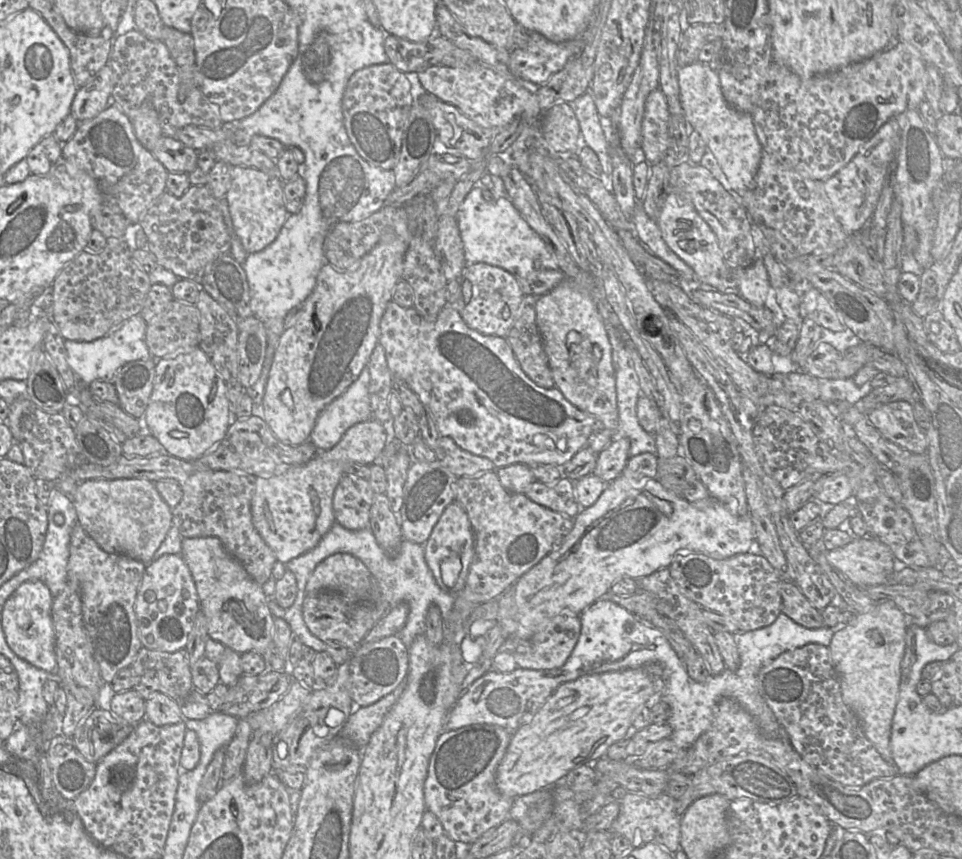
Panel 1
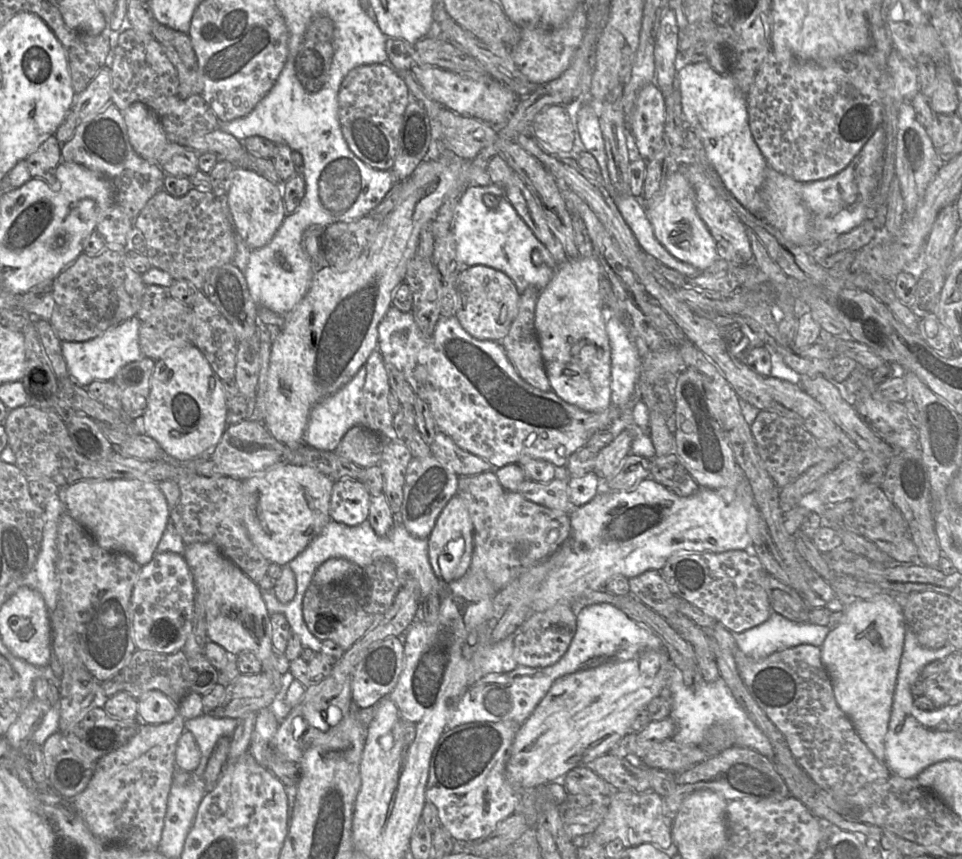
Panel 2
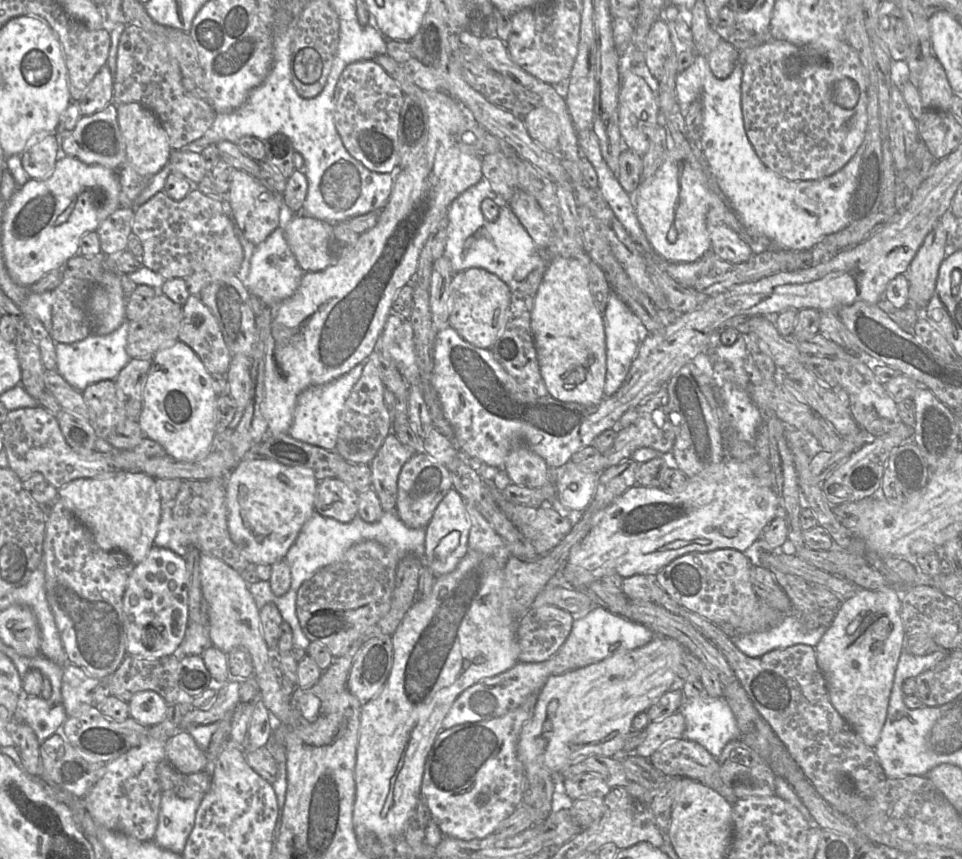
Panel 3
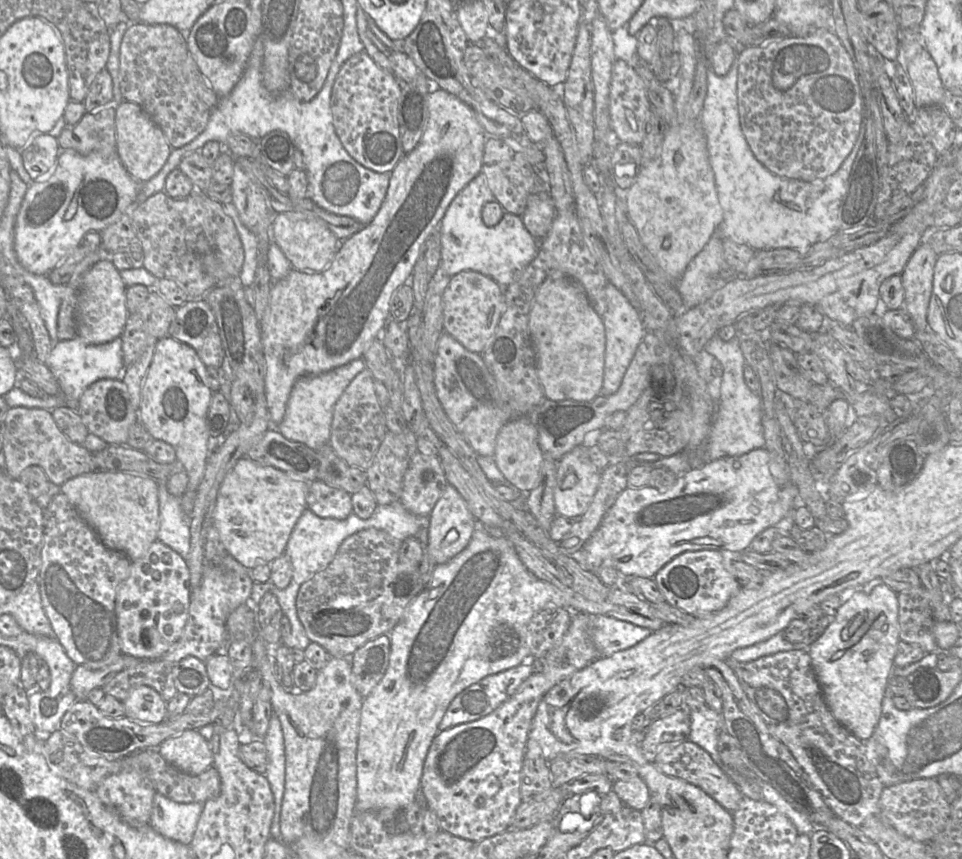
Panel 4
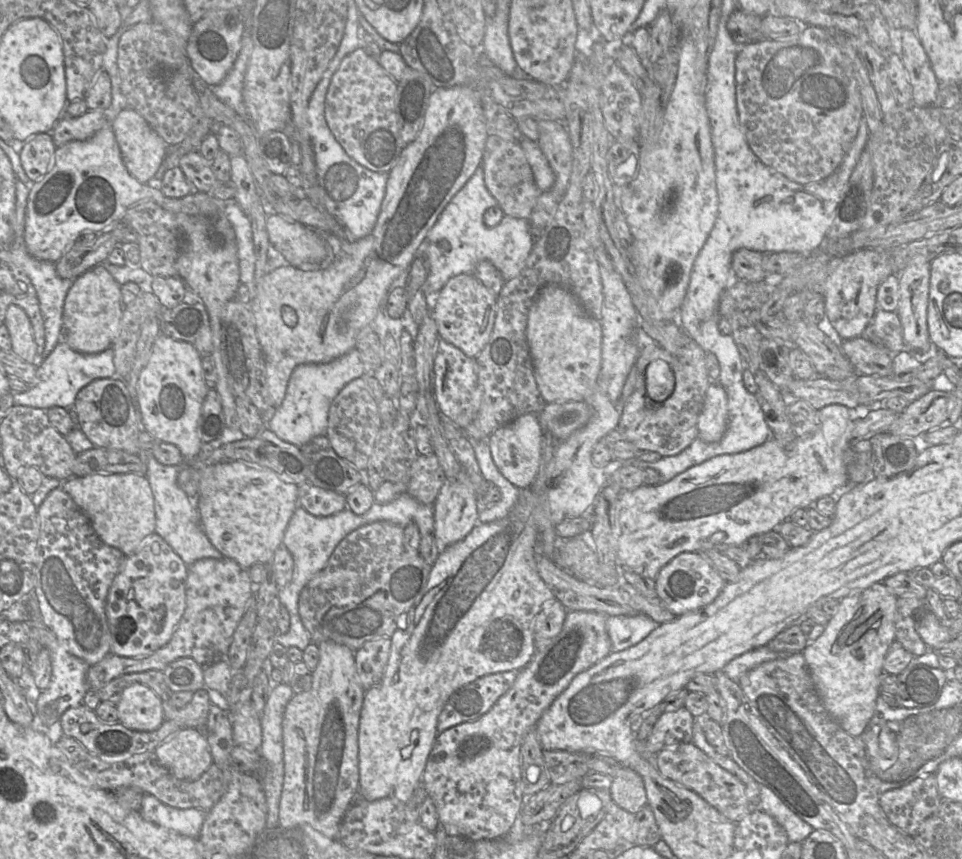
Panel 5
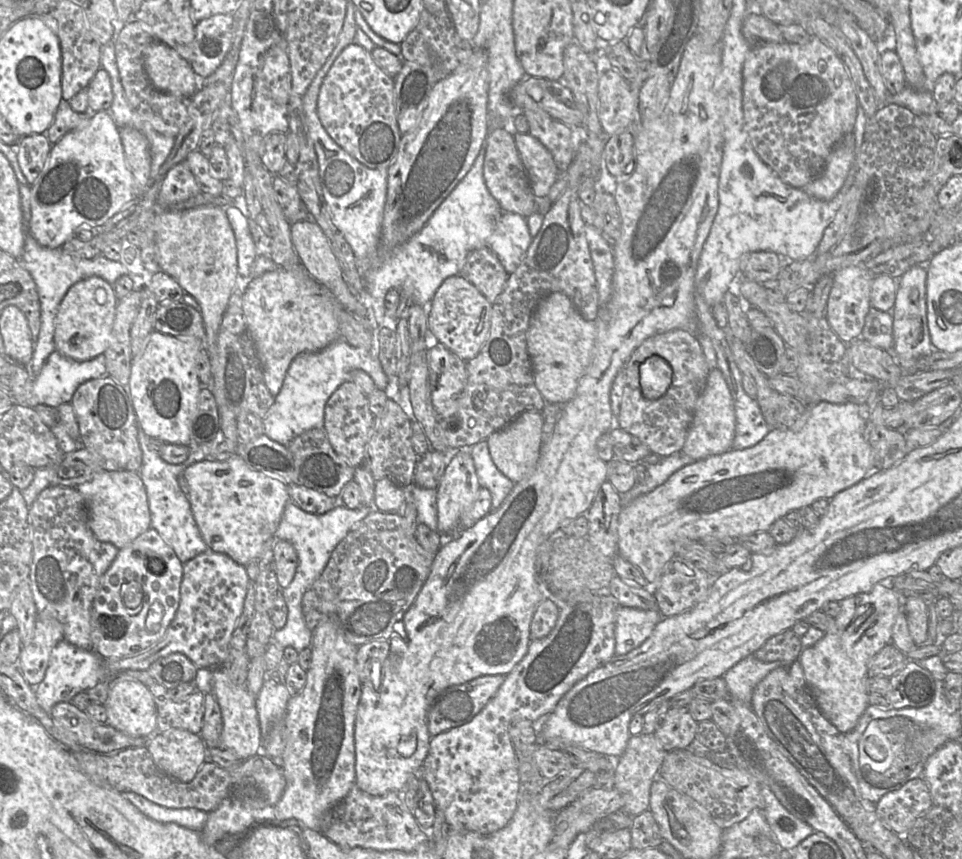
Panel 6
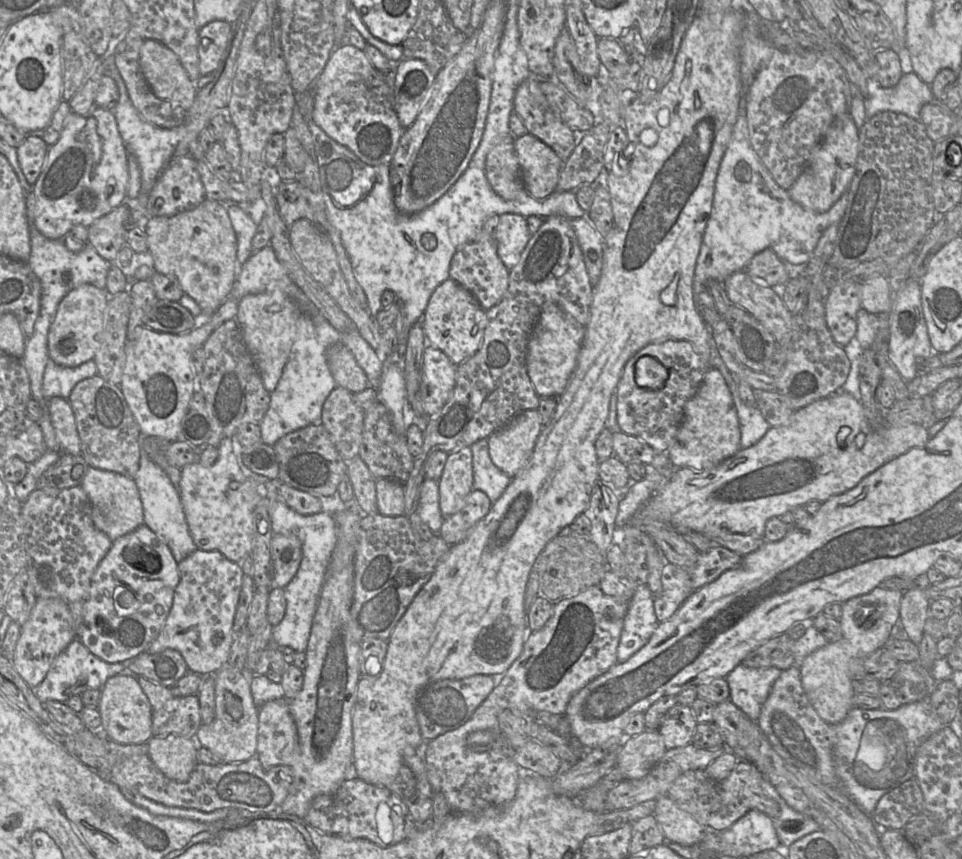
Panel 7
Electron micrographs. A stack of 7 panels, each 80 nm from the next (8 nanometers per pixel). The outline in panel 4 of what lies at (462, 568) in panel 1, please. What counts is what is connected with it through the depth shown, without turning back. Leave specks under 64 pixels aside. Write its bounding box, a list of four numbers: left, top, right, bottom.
[426,483,478,564]

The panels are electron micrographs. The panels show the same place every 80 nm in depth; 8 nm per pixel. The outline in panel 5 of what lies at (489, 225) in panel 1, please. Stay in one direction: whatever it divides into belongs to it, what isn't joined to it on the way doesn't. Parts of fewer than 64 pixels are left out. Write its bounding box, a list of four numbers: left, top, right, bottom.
[416,164,534,297]

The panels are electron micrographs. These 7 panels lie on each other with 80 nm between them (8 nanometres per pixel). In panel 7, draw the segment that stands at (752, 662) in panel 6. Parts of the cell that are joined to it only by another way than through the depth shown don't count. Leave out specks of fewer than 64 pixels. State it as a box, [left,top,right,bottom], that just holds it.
[727,665,782,721]

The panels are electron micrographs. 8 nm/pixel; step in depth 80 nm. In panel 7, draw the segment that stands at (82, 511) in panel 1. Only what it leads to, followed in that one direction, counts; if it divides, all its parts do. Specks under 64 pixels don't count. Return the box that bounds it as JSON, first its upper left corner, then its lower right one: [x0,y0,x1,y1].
[81,467,144,541]

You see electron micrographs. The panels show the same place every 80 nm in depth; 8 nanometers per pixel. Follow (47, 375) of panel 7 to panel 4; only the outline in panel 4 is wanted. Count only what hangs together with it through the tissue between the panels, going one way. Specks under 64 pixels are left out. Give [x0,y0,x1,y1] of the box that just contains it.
[3,336,125,411]

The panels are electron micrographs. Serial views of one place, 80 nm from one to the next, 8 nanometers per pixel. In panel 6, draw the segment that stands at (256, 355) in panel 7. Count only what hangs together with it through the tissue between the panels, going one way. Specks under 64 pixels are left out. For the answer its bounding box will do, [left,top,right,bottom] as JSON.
[242,267,341,397]

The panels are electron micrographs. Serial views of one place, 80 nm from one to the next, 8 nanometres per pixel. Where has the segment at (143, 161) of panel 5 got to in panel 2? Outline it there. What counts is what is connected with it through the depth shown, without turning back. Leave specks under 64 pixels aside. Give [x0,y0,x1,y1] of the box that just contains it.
[123,102,169,163]

